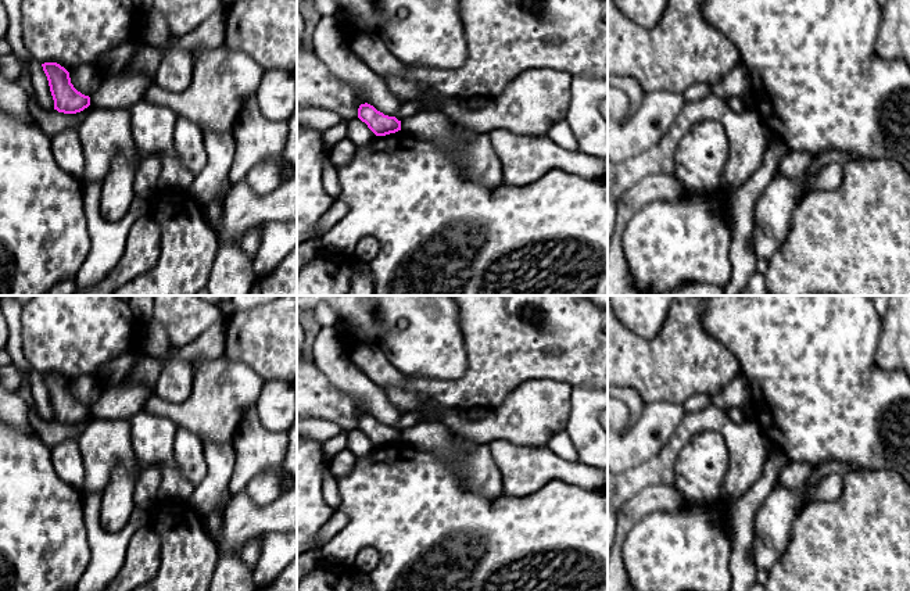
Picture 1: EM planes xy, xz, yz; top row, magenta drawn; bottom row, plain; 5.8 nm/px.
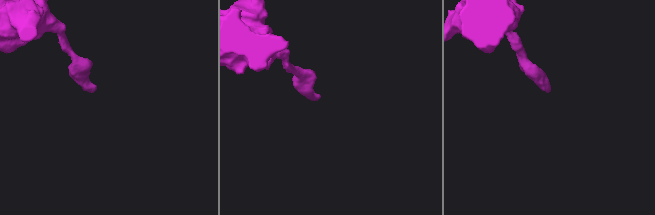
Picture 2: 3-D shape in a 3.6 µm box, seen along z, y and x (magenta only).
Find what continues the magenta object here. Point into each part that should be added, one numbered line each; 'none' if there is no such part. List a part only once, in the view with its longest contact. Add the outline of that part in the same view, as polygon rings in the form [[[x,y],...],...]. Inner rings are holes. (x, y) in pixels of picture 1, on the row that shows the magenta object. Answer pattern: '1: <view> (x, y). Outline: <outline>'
none

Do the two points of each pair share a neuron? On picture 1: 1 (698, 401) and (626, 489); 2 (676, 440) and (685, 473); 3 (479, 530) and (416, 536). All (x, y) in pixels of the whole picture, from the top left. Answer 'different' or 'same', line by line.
1: different
2: different
3: same

